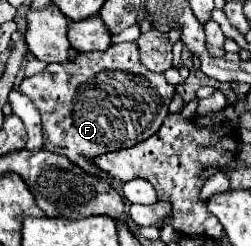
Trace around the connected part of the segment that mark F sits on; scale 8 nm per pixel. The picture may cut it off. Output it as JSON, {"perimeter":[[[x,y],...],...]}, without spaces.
{"perimeter":[[[123,42],[105,52],[77,54],[75,60],[47,64],[43,72],[25,78],[19,92],[31,98],[41,114],[43,148],[67,156],[91,174],[101,174],[89,160],[151,138],[169,114],[175,88],[163,74],[151,72],[141,64],[135,42]]]}

